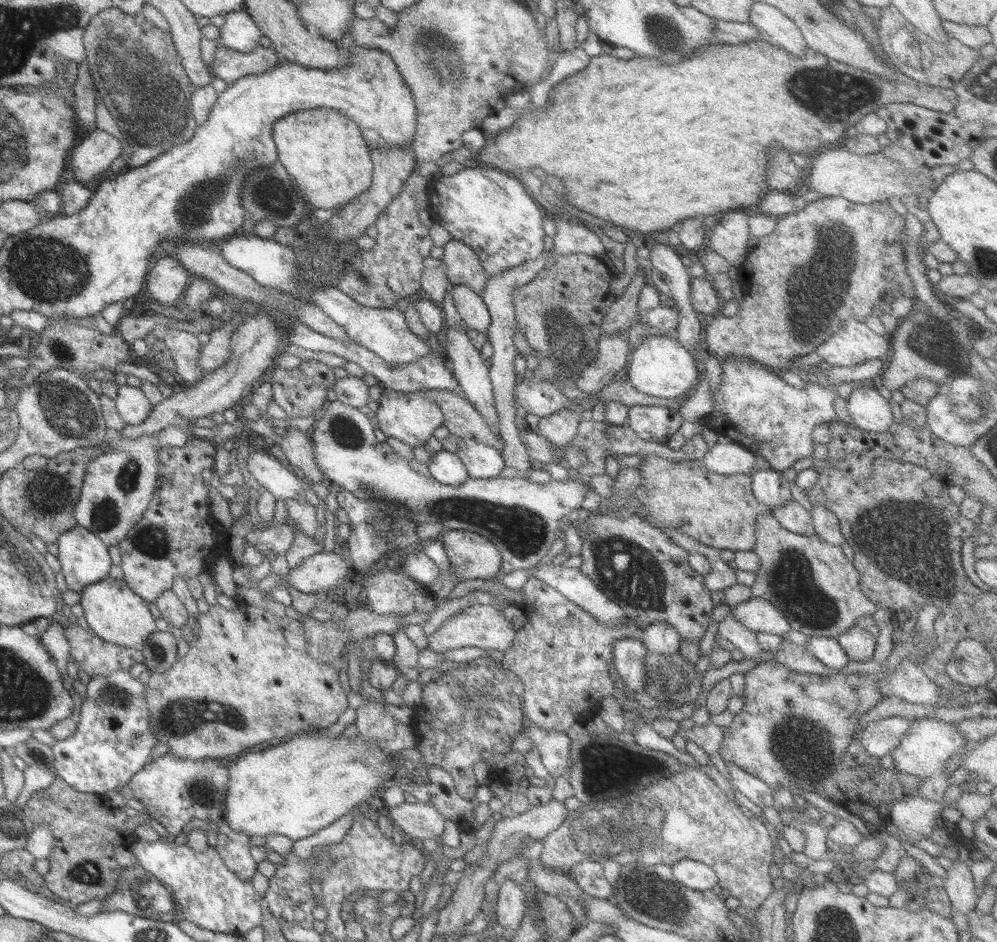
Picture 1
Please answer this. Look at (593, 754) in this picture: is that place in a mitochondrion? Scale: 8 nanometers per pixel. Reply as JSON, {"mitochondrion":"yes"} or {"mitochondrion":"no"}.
{"mitochondrion":"yes"}

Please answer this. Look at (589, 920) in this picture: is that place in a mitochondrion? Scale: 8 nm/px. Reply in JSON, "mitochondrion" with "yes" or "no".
{"mitochondrion":"no"}

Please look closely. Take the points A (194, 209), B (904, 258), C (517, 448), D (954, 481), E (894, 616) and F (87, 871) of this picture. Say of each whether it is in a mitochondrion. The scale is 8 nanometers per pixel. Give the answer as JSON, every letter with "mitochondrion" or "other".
{"A":"mitochondrion","B":"other","C":"other","D":"other","E":"other","F":"mitochondrion"}

